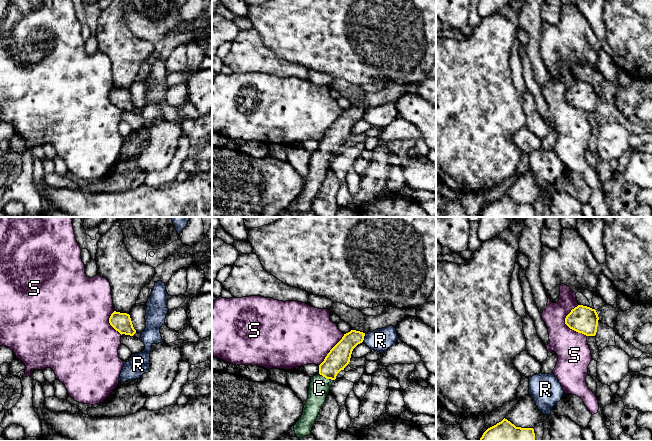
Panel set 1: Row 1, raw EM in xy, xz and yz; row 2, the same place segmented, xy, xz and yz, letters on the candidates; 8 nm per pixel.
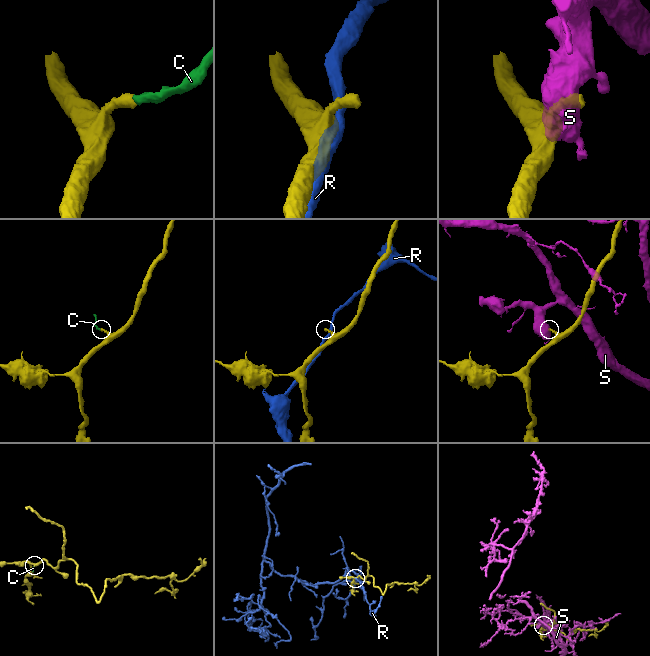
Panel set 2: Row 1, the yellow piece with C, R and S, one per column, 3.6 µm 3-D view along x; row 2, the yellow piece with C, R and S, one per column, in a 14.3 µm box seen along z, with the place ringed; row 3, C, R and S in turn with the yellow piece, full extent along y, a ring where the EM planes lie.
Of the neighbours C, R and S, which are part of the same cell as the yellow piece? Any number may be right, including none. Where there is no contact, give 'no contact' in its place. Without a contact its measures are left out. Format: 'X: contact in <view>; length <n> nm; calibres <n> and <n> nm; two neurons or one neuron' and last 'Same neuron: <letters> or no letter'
C: contact in xz; length 130 nm; calibres 180 and 170 nm; one neuron
R: contact in xz; length 70 nm; calibres 180 and 180 nm; two neurons
S: contact in yz; length 280 nm; calibres 220 and 260 nm; two neurons
Same neuron: C

